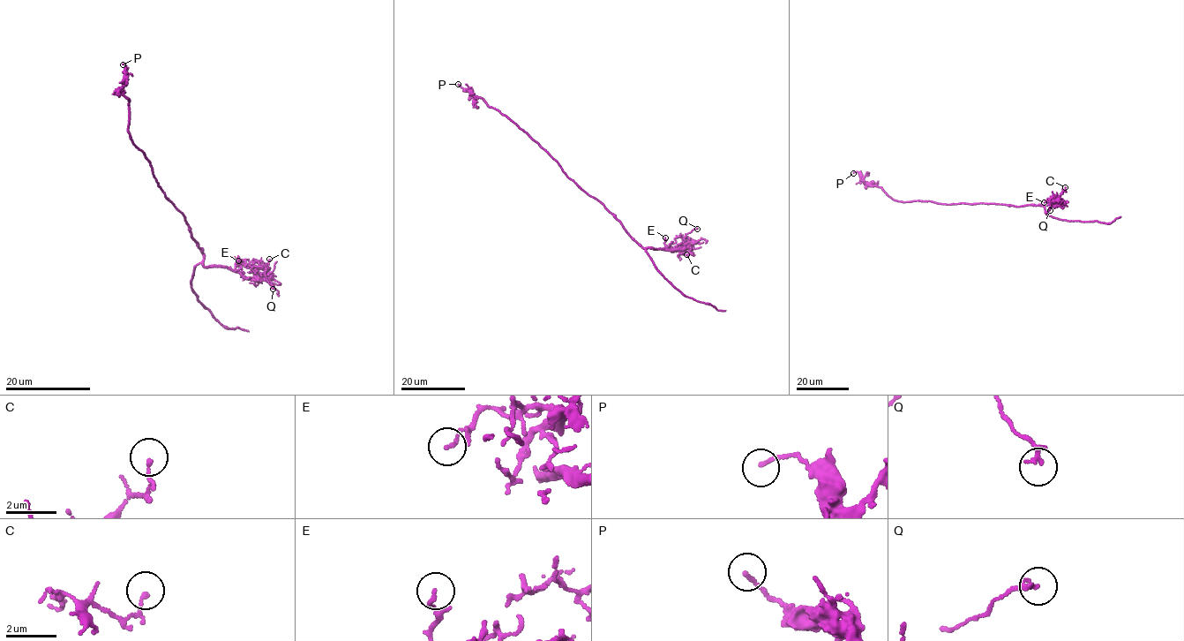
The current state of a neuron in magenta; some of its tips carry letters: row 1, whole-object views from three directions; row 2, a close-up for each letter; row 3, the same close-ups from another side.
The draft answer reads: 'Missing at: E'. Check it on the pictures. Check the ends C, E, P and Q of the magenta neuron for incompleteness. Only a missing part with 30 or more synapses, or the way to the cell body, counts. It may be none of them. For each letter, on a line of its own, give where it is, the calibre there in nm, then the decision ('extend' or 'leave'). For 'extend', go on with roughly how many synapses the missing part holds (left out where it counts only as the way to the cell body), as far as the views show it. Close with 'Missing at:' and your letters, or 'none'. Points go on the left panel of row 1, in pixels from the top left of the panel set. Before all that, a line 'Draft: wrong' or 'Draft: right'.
Draft: wrong
C: at (269, 259); 90 nm thick; leave
E: at (238, 260); 150 nm thick; leave
P: at (123, 64); 150 nm thick; leave
Q: at (273, 289); 160 nm thick; leave
Missing at: none

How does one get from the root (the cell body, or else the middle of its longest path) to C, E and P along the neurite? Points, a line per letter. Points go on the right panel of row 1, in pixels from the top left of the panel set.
C: (990, 203), (1017, 207), (1040, 204), (1045, 212), (1052, 207), (1060, 205), (1060, 197), (1065, 187)
E: (990, 203), (1017, 207), (1040, 204), (1045, 212), (1052, 207), (1060, 205), (1056, 199), (1048, 199), (1044, 202)
P: (990, 203), (945, 205), (931, 201), (897, 201), (883, 189), (867, 183), (861, 174), (853, 173)

